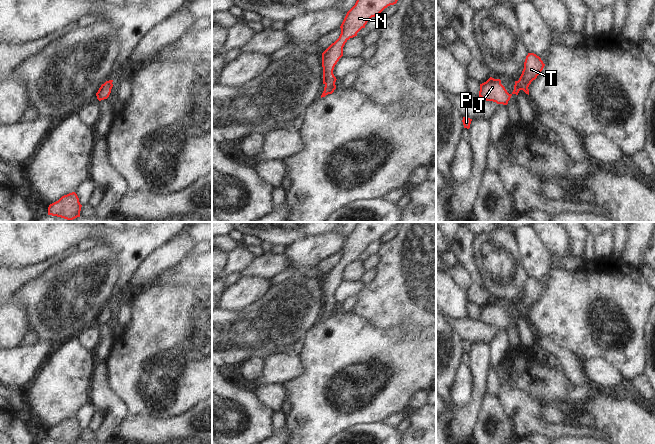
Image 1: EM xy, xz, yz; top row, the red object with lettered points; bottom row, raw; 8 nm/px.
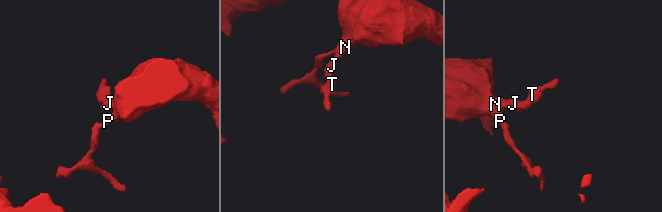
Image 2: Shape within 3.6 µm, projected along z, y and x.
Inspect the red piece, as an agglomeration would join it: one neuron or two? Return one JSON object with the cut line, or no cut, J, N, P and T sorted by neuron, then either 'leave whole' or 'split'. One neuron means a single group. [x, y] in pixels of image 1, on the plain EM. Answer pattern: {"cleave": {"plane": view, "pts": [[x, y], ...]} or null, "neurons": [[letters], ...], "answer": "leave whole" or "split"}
{"cleave": null, "neurons": [["J", "N", "P", "T"]], "answer": "leave whole"}

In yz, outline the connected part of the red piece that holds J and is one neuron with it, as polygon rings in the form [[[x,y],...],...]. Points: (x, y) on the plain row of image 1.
[[[528,277],[524,286],[524,293],[518,305],[515,305],[514,314],[511,318],[501,308],[500,303],[490,301],[486,306],[480,308],[479,321],[486,325],[493,325],[497,328],[507,329],[513,318],[518,319],[523,314],[529,319],[529,309],[537,302],[545,288],[539,280]]]

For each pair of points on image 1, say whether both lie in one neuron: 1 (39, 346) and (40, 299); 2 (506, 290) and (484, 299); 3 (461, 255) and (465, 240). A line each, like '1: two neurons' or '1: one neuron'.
1: two neurons
2: two neurons
3: one neuron

